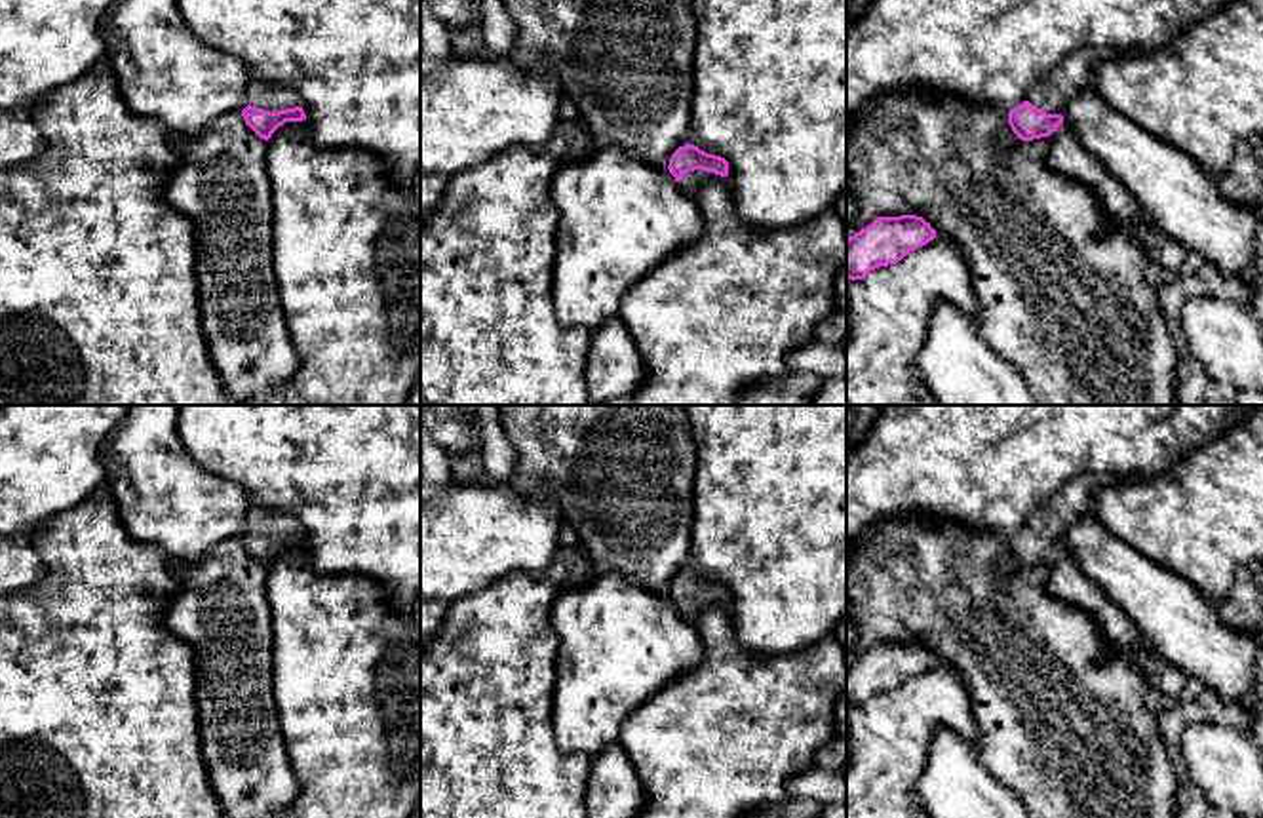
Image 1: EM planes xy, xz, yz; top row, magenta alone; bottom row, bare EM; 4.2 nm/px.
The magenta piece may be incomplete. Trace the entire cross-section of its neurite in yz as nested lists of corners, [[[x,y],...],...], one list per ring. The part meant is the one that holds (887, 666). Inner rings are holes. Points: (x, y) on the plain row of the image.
[[[879,643],[846,666],[846,704],[864,706],[879,692],[896,691],[936,664],[923,643]]]

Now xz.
[[[685,571],[671,580],[668,595],[679,609],[683,620],[692,624],[708,605],[715,601],[727,603],[729,588],[694,571]]]

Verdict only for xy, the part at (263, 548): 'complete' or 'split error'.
split error

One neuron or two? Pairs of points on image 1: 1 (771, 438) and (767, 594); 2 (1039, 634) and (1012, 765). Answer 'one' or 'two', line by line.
1: one
2: one

